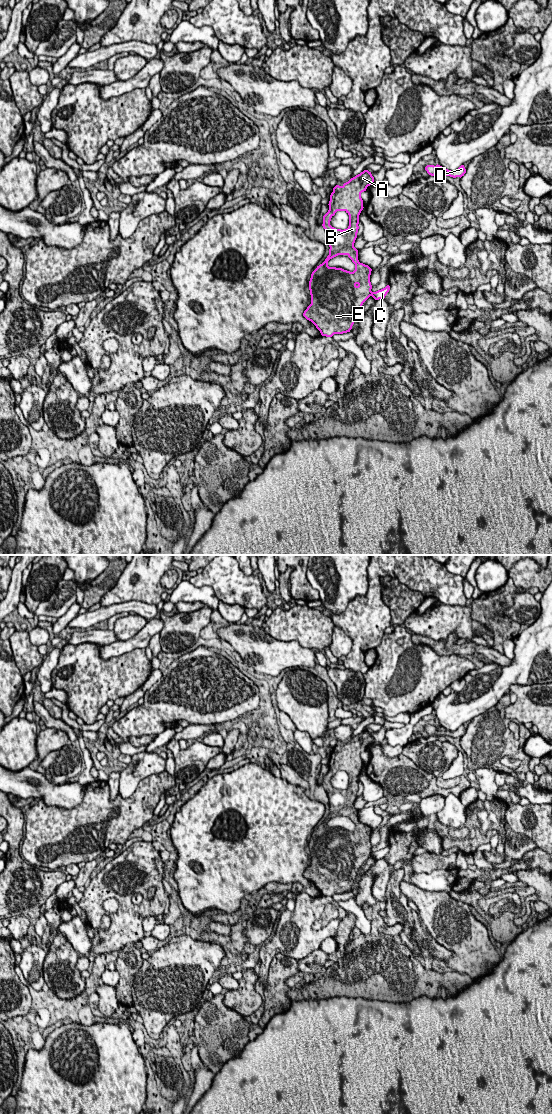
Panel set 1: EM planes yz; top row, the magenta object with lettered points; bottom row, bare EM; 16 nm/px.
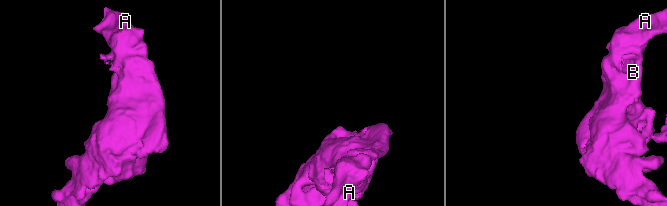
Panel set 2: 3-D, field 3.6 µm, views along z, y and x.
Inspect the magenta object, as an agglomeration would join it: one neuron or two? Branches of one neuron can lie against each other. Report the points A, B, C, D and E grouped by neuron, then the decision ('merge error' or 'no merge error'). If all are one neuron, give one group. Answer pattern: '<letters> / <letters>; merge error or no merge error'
A B D E / C; merge error

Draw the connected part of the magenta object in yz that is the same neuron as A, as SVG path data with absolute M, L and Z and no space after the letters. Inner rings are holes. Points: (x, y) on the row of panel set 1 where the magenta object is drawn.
M364 170L342 186L336 185L330 195L329 210L323 216L322 226L329 239L329 255L311 274L311 304L303 313L322 336L350 332L363 303L371 296L372 269L359 262L354 243L359 215L364 208L361 193L373 182L371 172ZM337 211L345 211L349 215L347 229L336 229L330 225ZM338 255L347 255L355 264L355 270L350 272L329 267L328 261Z

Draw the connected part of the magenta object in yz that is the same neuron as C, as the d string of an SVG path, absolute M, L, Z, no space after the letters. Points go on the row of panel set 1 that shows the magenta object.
M387 285L385 288L378 290L376 292L371 292L371 296L375 299L375 300L379 300L379 299L383 299L385 298L385 296L387 295L387 293L390 290L390 286Z

